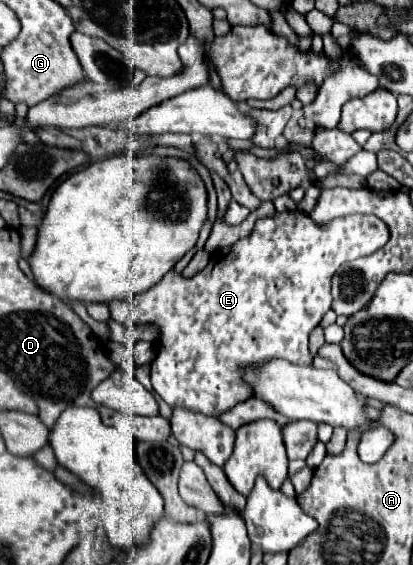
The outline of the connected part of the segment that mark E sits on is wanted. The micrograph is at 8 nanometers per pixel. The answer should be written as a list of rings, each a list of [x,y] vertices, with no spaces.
[[[278,212],[272,218],[258,220],[250,236],[216,250],[208,266],[196,276],[184,280],[180,274],[168,272],[164,280],[136,294],[132,300],[112,300],[110,316],[128,328],[136,328],[138,324],[156,324],[160,328],[162,338],[156,344],[156,358],[152,360],[152,386],[166,404],[218,416],[232,408],[232,404],[252,396],[248,384],[236,374],[240,364],[260,364],[268,358],[284,358],[294,364],[312,362],[308,336],[332,308],[330,288],[334,272],[348,260],[376,252],[386,242],[388,226],[376,216],[352,214],[318,226],[304,212]]]

